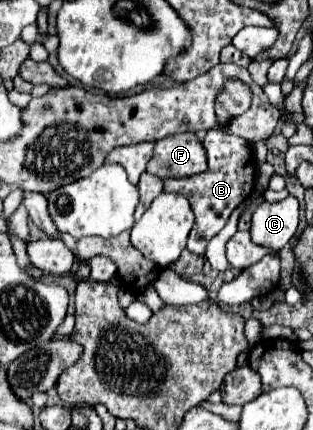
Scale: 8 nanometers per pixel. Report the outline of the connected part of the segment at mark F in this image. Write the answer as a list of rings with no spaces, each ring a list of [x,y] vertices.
[[[175,133],[157,141],[147,163],[147,173],[161,179],[183,179],[203,173],[205,169],[205,149],[195,133]]]

